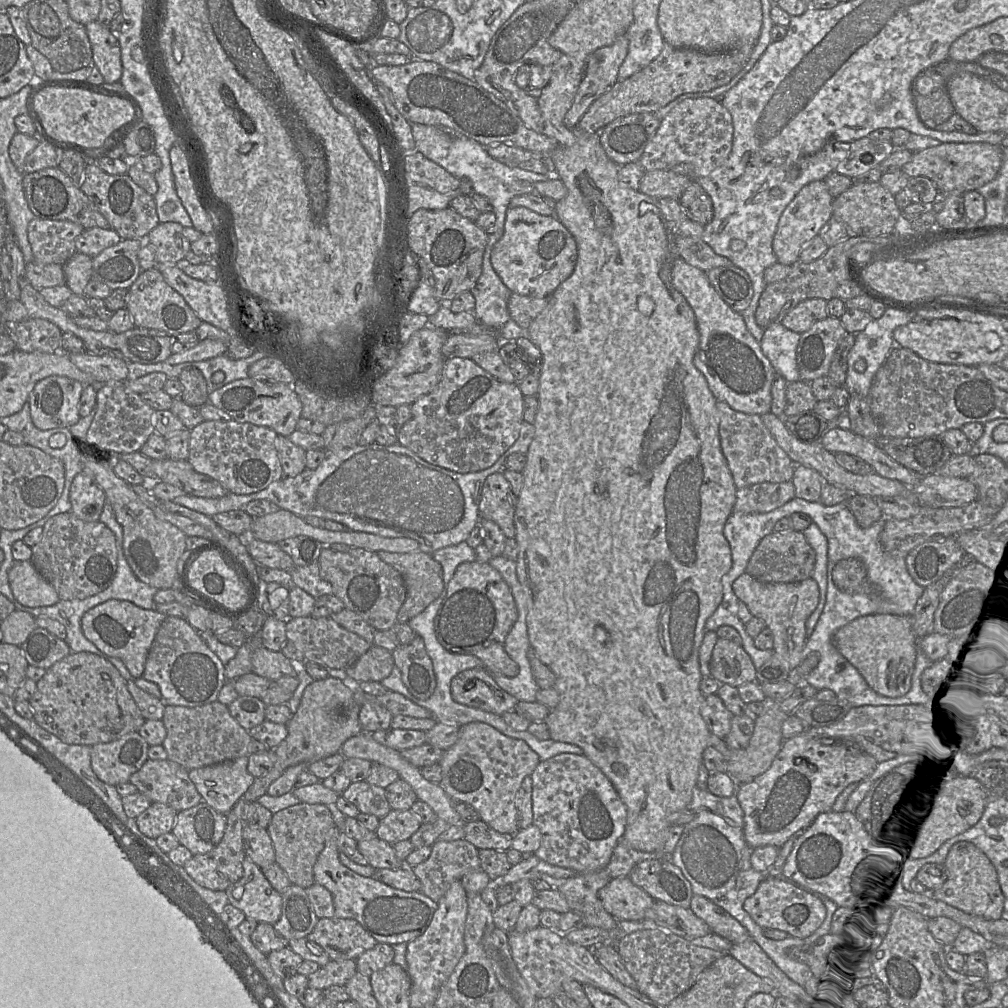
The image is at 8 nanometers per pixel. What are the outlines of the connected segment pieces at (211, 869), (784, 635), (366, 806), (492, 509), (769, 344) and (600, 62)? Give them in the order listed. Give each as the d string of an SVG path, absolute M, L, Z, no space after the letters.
M231 809L226 814L226 827L221 841L211 851L193 855L185 862L185 870L197 883L212 890L226 891L242 877L243 861L246 857L242 832L246 823Z
M743 573L733 582L732 589L751 614L763 620L772 632L774 653L786 661L792 670L797 668L804 660L802 652L807 641L806 622L819 603L817 582L809 578L793 583L764 583Z
M367 781L352 782L341 796L353 803L360 813L372 814L379 819L392 810L385 789L371 785Z
M503 472L489 475L481 488L480 517L494 521L507 538L515 538L514 512L517 497Z
M782 322L773 324L764 331L760 342L763 354L769 359L777 376L783 377L788 383L801 381L797 364L797 346L801 334L791 331L783 326Z
M625 33L611 45L598 48L590 54L582 81L563 120L566 127L575 128L590 105L619 81L619 68L627 56L628 43Z

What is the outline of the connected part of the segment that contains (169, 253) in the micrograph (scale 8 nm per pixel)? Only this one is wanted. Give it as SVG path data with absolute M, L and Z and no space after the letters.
M177 222L159 223L147 235L145 242L155 246L156 264L176 264L191 251L191 242L183 235Z

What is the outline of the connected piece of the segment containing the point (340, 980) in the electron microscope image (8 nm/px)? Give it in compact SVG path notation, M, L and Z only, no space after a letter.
M330 960L308 975L308 987L323 990L332 985L346 985L356 974L355 960Z

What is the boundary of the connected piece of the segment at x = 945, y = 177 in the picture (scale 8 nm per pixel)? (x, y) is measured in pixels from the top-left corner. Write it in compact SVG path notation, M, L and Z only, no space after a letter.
M984 142L941 143L914 153L911 161L902 170L910 178L927 177L940 194L961 194L975 191L991 182L999 173L1003 162L1001 145Z

